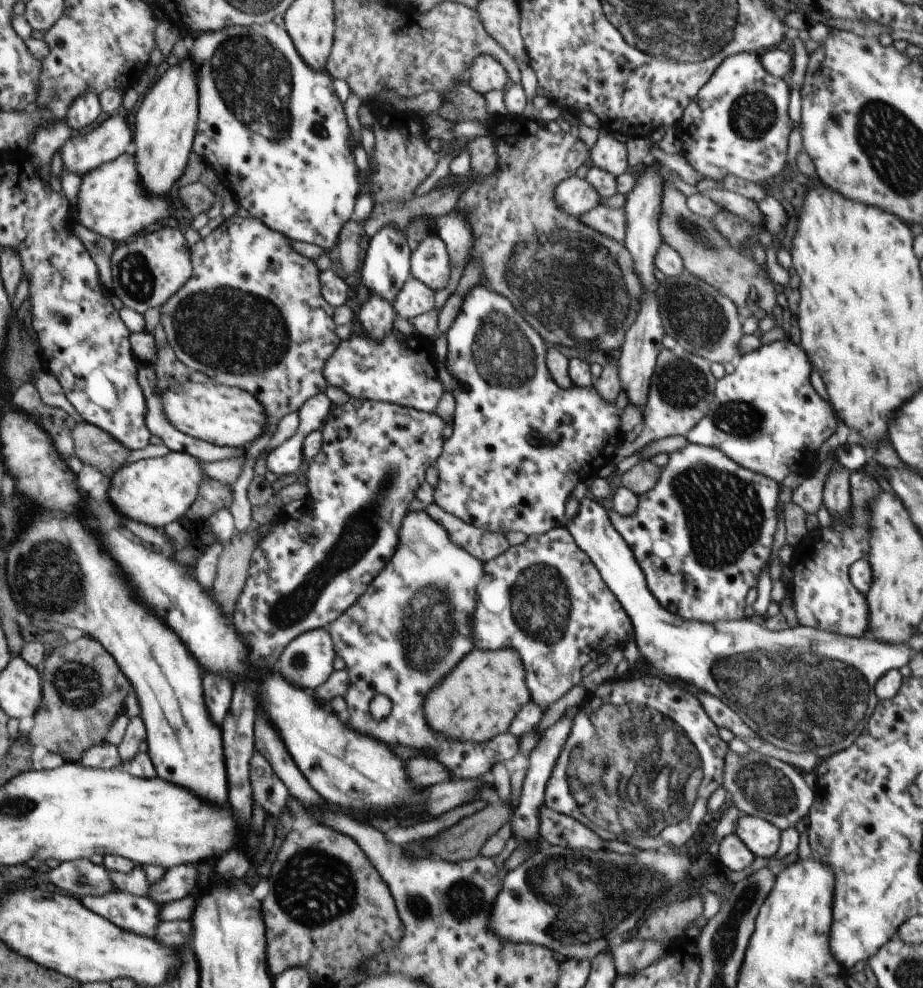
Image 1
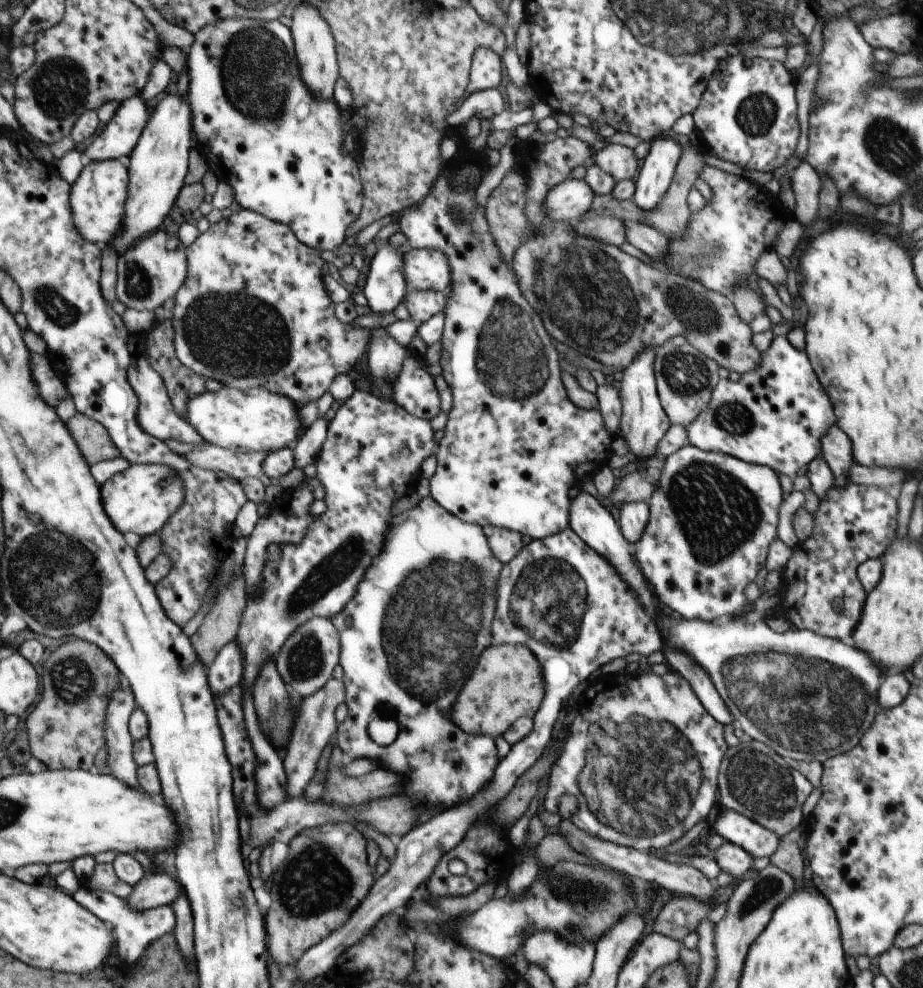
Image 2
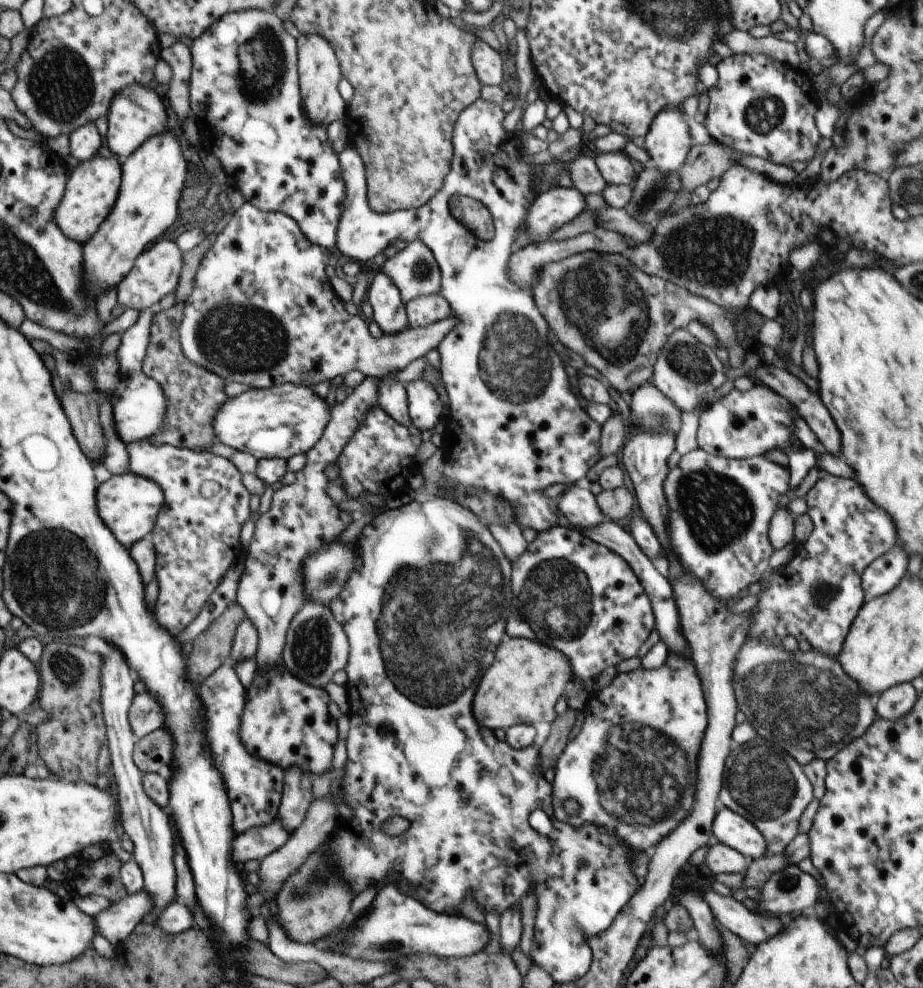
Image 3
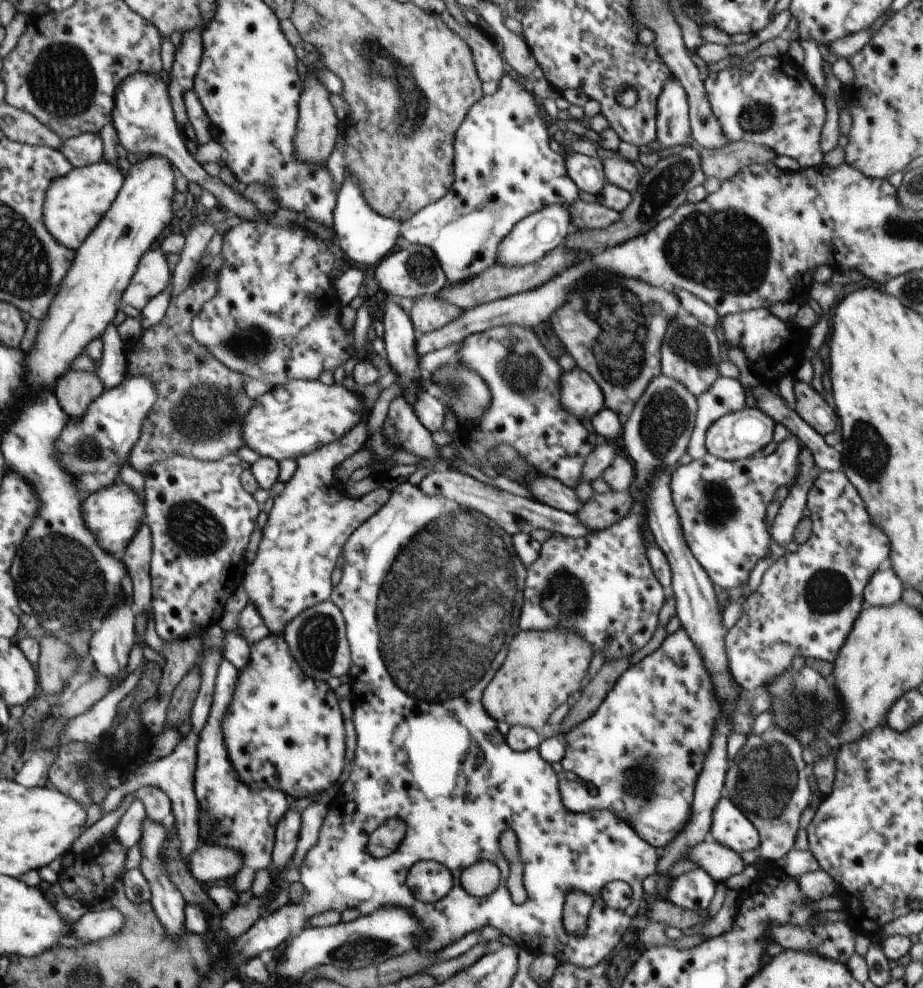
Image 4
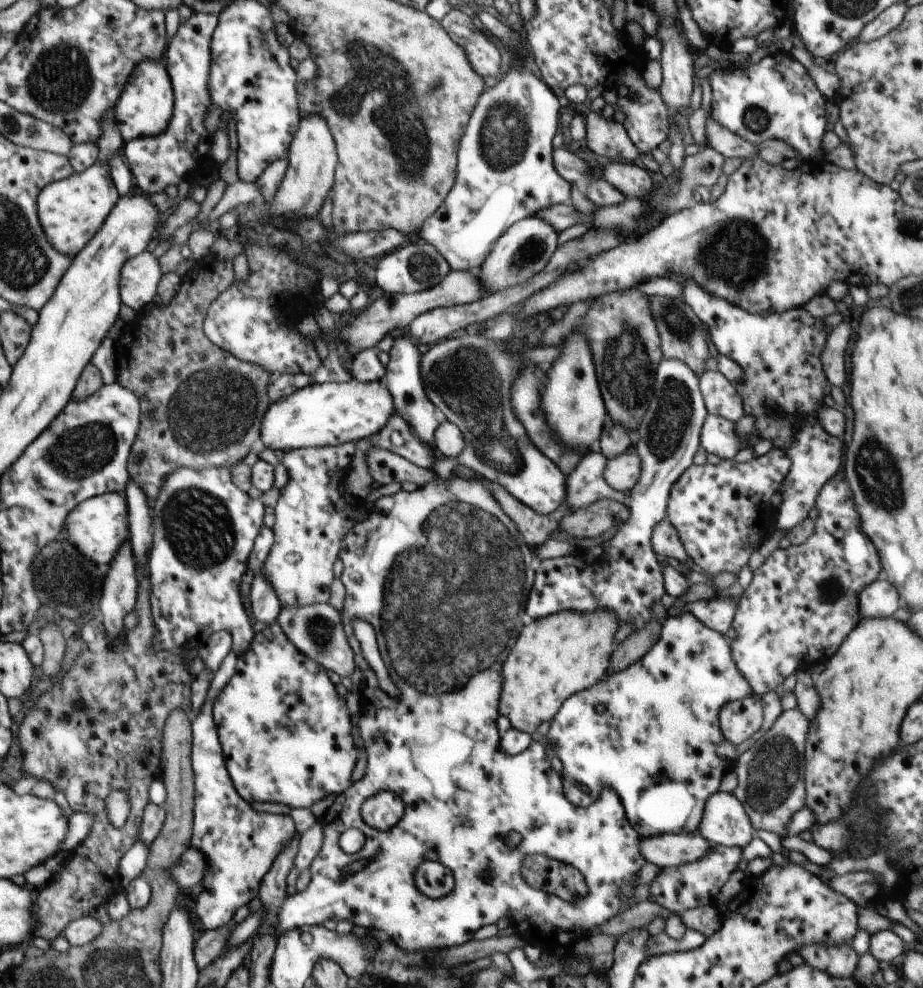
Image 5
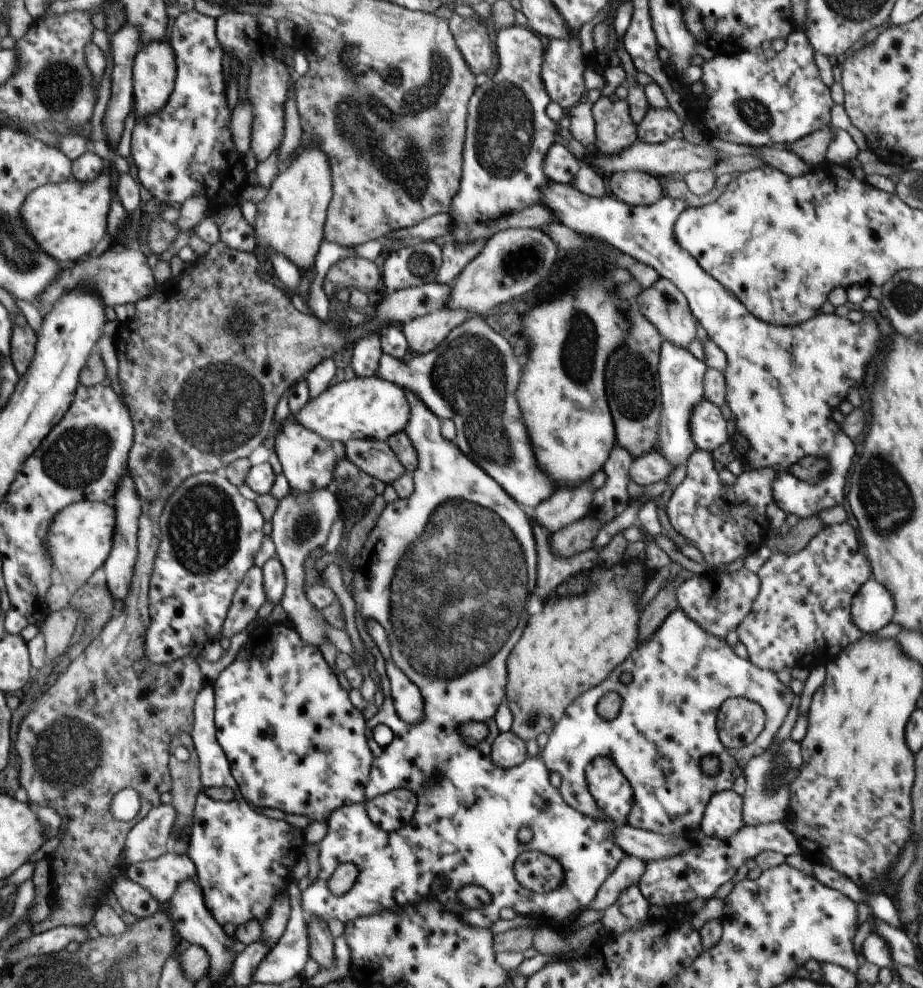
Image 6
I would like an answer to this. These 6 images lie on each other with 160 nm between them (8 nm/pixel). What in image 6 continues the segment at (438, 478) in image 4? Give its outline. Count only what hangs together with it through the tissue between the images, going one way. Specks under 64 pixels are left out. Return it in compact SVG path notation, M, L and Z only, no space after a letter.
M354 439L345 446L347 459L384 485L393 485L402 474L408 473L386 441Z

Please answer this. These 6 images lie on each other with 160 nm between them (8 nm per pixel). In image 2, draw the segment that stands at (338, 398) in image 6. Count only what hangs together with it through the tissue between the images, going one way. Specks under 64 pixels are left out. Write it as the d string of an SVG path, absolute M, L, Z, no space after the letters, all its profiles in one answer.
M222 386L218 392L198 394L190 398L188 413L183 418L210 445L232 451L264 452L266 455L286 446L293 447L305 432L300 430L302 424L294 402L262 388L238 390Z

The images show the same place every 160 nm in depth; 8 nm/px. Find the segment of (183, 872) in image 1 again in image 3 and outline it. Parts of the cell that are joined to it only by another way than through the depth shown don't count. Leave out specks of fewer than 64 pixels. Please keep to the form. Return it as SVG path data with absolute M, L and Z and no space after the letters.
M145 889L128 894L122 900L112 903L110 908L96 914L95 921L102 937L115 947L131 939L136 926L148 912L154 912L154 902Z

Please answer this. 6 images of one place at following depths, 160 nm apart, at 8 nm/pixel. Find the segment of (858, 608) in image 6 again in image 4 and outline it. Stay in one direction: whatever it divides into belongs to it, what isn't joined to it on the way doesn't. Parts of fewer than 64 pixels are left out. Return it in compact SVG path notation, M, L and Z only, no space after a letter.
M885 564L878 568L863 591L863 608L870 606L890 606L901 600L904 584L896 572Z

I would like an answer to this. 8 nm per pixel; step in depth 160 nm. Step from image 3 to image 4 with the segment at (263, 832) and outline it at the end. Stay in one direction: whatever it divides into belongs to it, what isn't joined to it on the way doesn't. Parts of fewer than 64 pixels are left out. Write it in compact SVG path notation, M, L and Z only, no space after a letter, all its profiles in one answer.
M202 843L192 852L188 870L193 878L206 887L220 883L220 880L228 882L236 875L236 870L240 870L240 852Z

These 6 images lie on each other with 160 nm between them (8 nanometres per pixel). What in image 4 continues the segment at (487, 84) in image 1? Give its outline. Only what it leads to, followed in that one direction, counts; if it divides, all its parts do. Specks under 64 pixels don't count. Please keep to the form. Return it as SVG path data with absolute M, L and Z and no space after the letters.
M448 12L442 14L442 20L444 20L446 26L454 30L468 44L481 83L498 83L506 76L506 70L504 70L506 64L504 64L502 54L496 50L494 40L490 36L478 26L458 24L452 17L452 14L448 14Z

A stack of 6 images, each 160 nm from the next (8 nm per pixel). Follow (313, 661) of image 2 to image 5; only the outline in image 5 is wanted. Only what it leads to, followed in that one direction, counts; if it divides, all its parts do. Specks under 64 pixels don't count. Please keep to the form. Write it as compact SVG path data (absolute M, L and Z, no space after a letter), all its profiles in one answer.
M318 603L308 606L283 606L276 622L282 627L290 642L297 646L308 658L321 664L326 670L336 672L338 676L352 676L356 668L355 656L348 642L341 614L330 603Z

